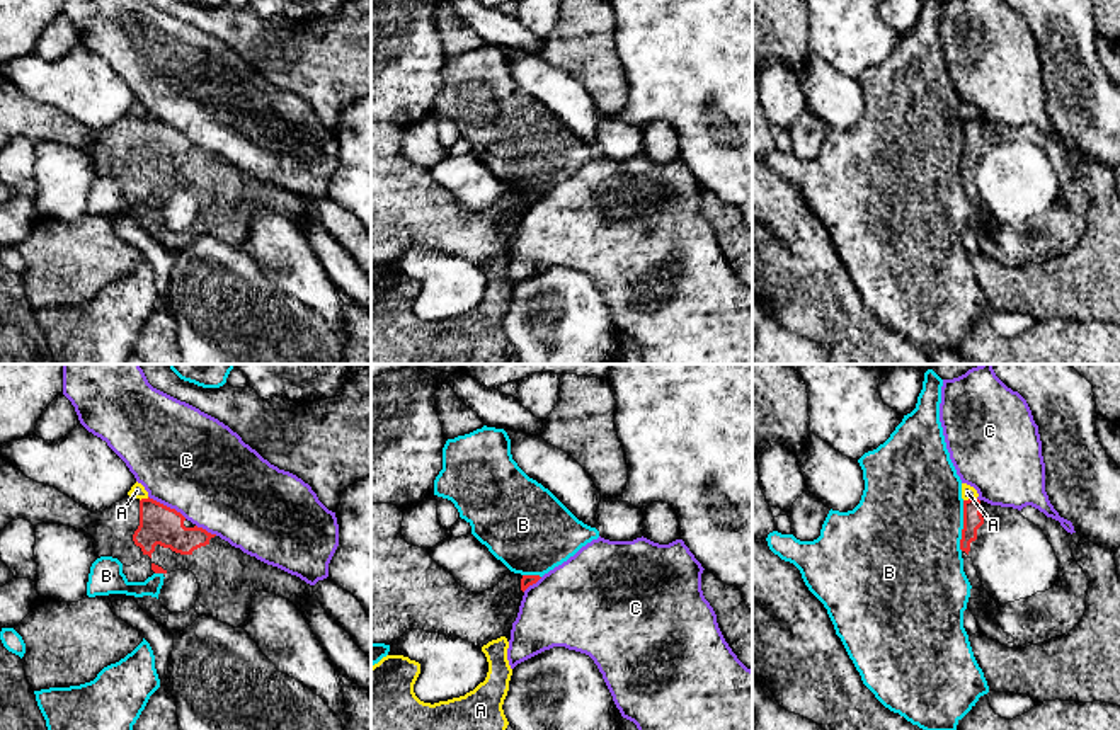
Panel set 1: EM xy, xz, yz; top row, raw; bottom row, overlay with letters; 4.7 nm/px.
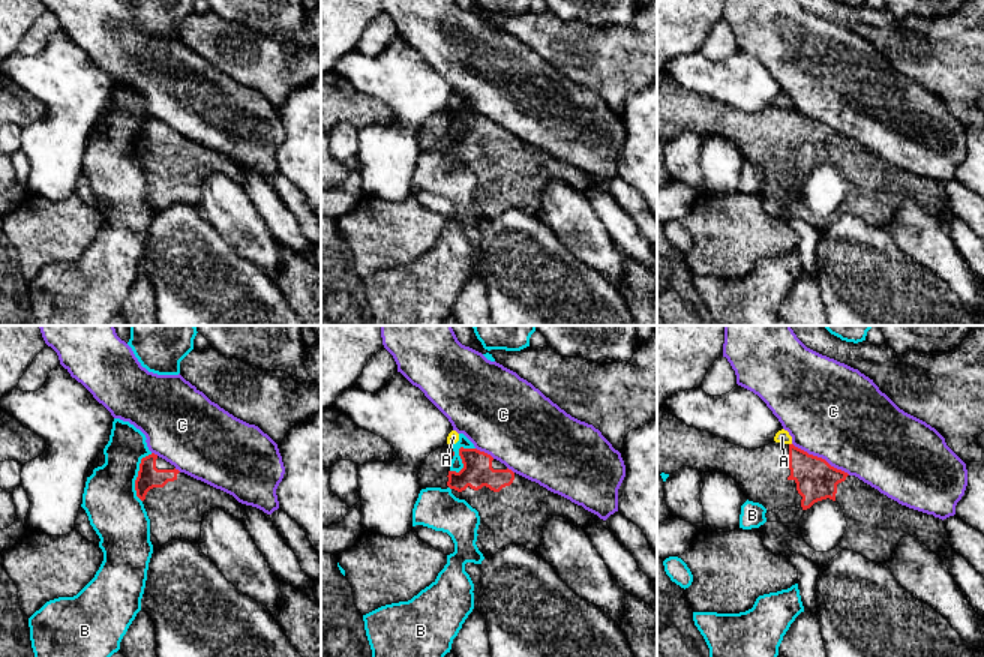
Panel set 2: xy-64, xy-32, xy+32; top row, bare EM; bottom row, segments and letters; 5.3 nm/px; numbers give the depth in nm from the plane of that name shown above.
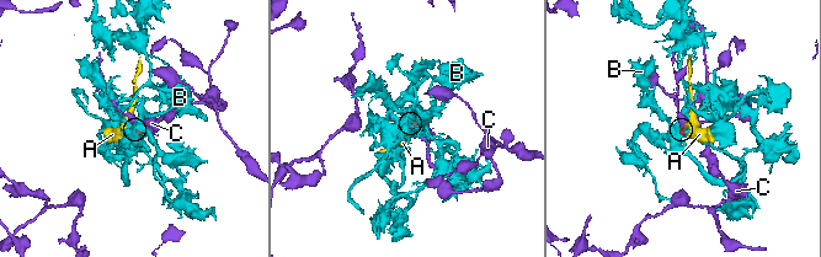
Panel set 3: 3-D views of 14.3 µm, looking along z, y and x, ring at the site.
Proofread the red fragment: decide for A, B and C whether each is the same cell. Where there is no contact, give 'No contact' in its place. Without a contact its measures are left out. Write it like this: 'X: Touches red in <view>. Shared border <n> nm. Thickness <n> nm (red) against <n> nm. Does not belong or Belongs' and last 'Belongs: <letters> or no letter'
A: Touches red in yz. Shared border 70 nm. Thickness 100 nm (red) against 60 nm. Does not belong
B: Touches red in yz. Shared border 240 nm. Thickness 100 nm (red) against 480 nm. Does not belong
C: Touches red in xy. Shared border 220 nm. Thickness 190 nm (red) against 480 nm. Does not belong
Belongs: no letter

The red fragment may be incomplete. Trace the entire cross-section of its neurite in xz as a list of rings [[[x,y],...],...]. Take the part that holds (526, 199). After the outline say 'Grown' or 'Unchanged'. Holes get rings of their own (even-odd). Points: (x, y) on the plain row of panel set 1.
[[[371,123],[371,262],[390,264],[407,248],[458,255],[478,267],[500,255],[507,257],[524,209],[541,196],[511,191],[495,206],[470,211],[431,177],[429,168],[402,157],[402,140],[402,126]]]. Grown

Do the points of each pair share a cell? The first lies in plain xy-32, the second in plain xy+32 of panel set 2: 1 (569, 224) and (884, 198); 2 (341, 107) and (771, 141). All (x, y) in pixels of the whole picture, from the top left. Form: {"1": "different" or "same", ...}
{"1": "different", "2": "same"}

